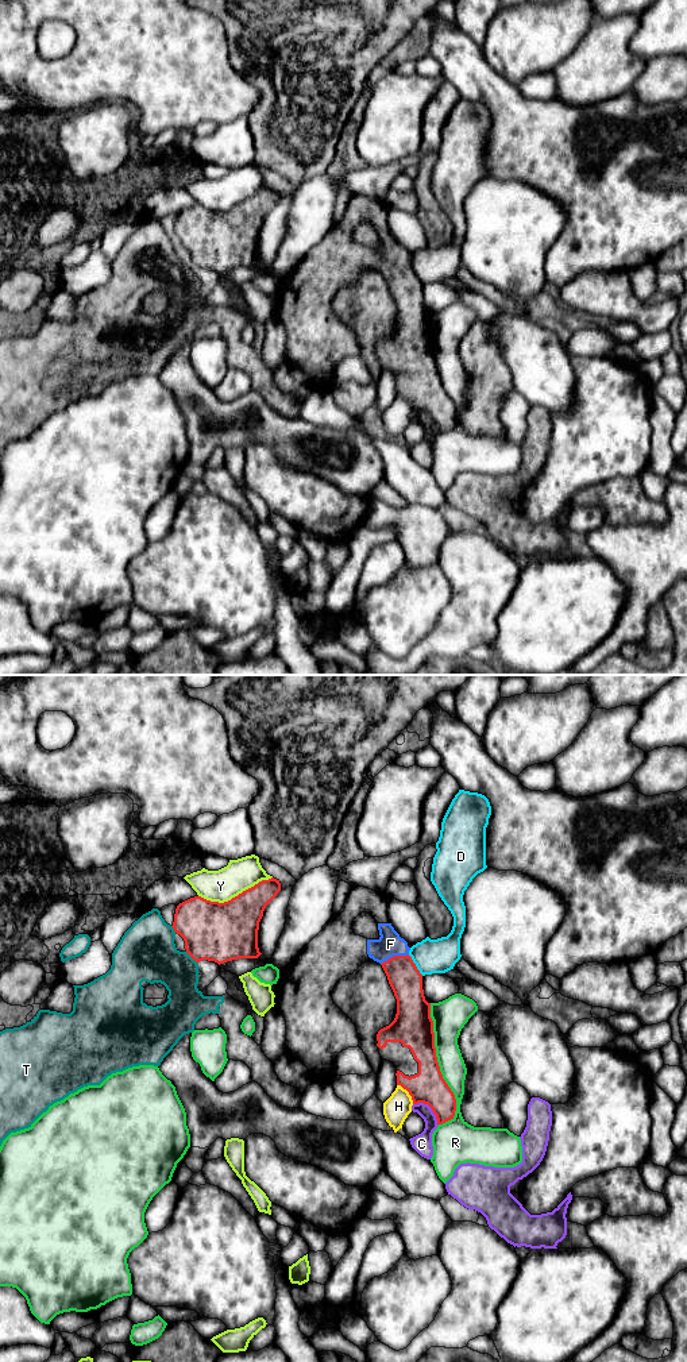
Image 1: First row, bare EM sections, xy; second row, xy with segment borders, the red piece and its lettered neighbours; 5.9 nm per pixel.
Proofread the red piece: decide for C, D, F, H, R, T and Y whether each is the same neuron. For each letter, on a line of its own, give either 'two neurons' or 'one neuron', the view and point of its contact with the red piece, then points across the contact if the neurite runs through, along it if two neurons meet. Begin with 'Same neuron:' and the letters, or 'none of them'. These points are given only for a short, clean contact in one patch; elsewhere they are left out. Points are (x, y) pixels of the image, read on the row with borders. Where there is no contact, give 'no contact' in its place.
Same neuron: C, F
C: one neuron; meets red in xy at (431, 1107); runs through xy (428, 1087), (431, 1107), (431, 1126), (421, 1143)
D: two neurons; meets red in xy at (415, 965); border along xy (408, 955), (423, 975)
F: one neuron; meets red in xy at (394, 956)
H: two neurons; meets red in xy at (408, 1091); border along xy (397, 1084), (408, 1092), (413, 1103)
R: two neurons; meets red in xy at (437, 1065)
T: two neurons; meets red in xy at (192, 957)
Y: two neurons; meets red in xy at (235, 896)

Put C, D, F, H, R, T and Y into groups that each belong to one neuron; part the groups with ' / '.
C F / D / H / R / T / Y

